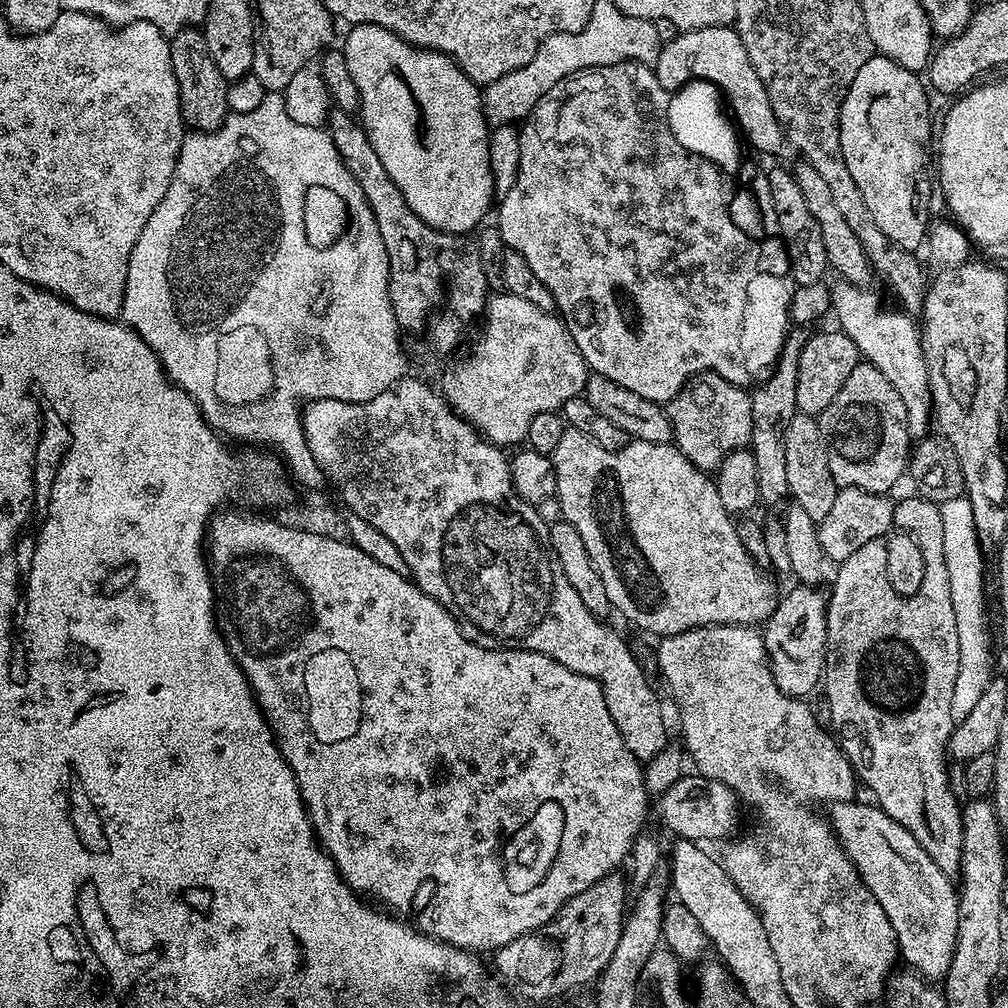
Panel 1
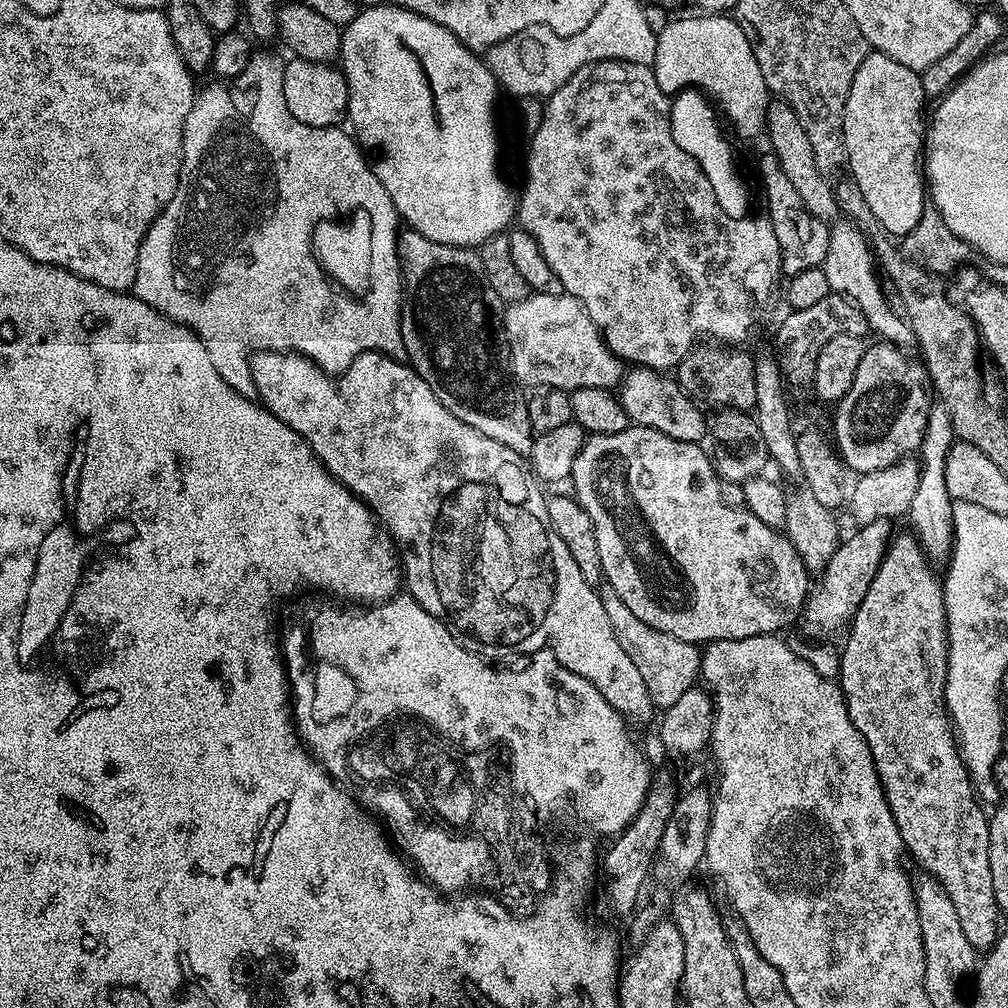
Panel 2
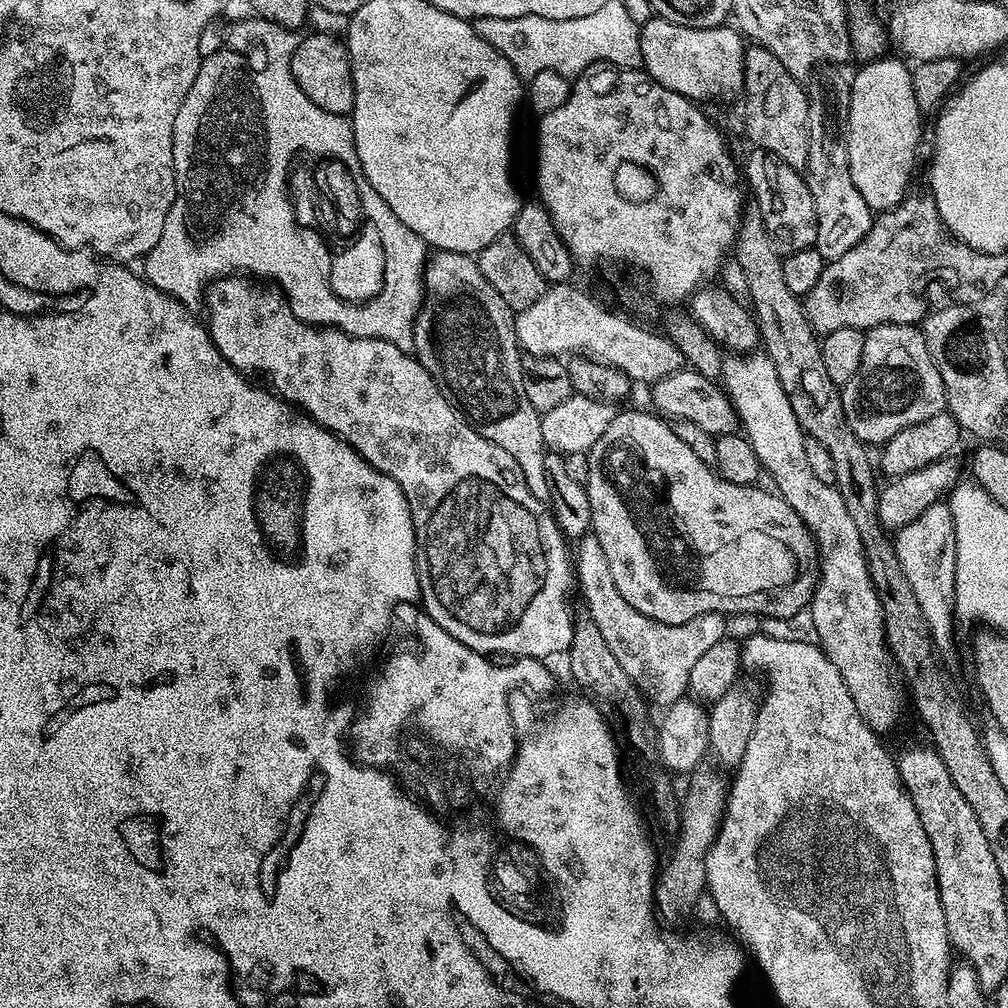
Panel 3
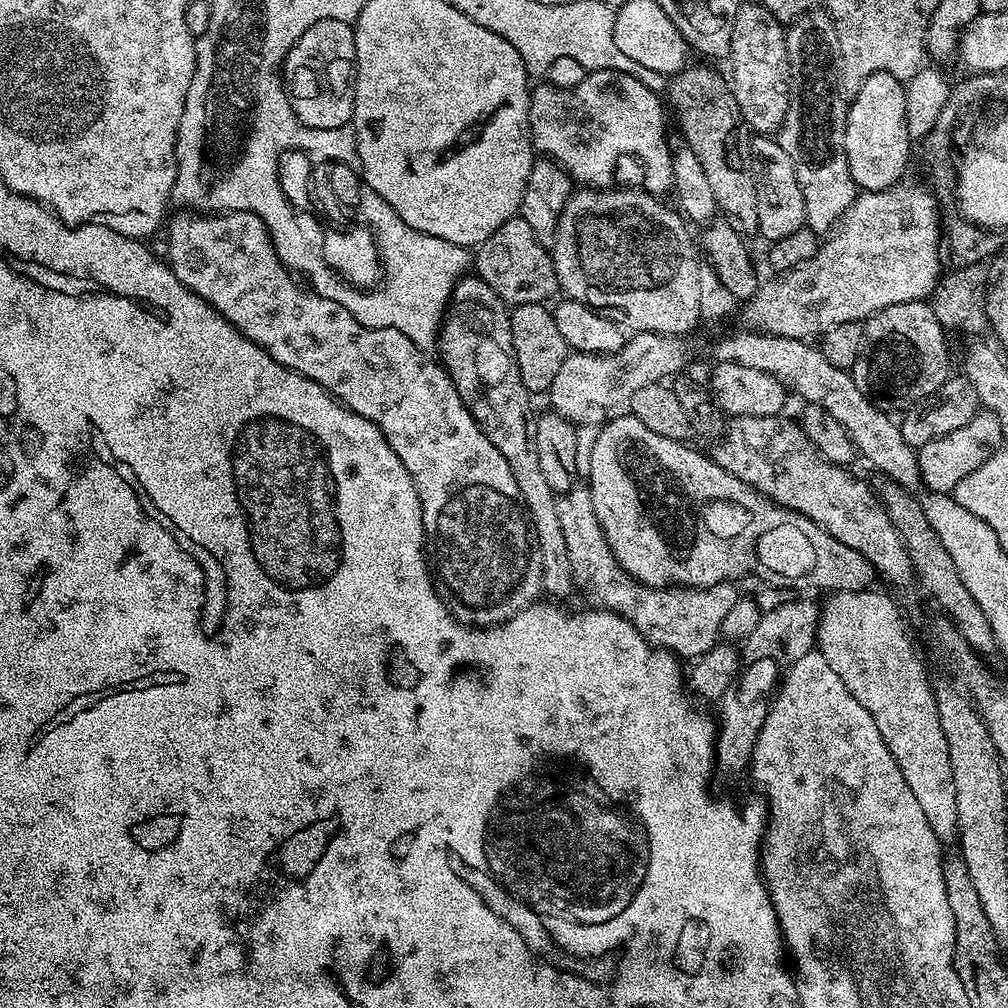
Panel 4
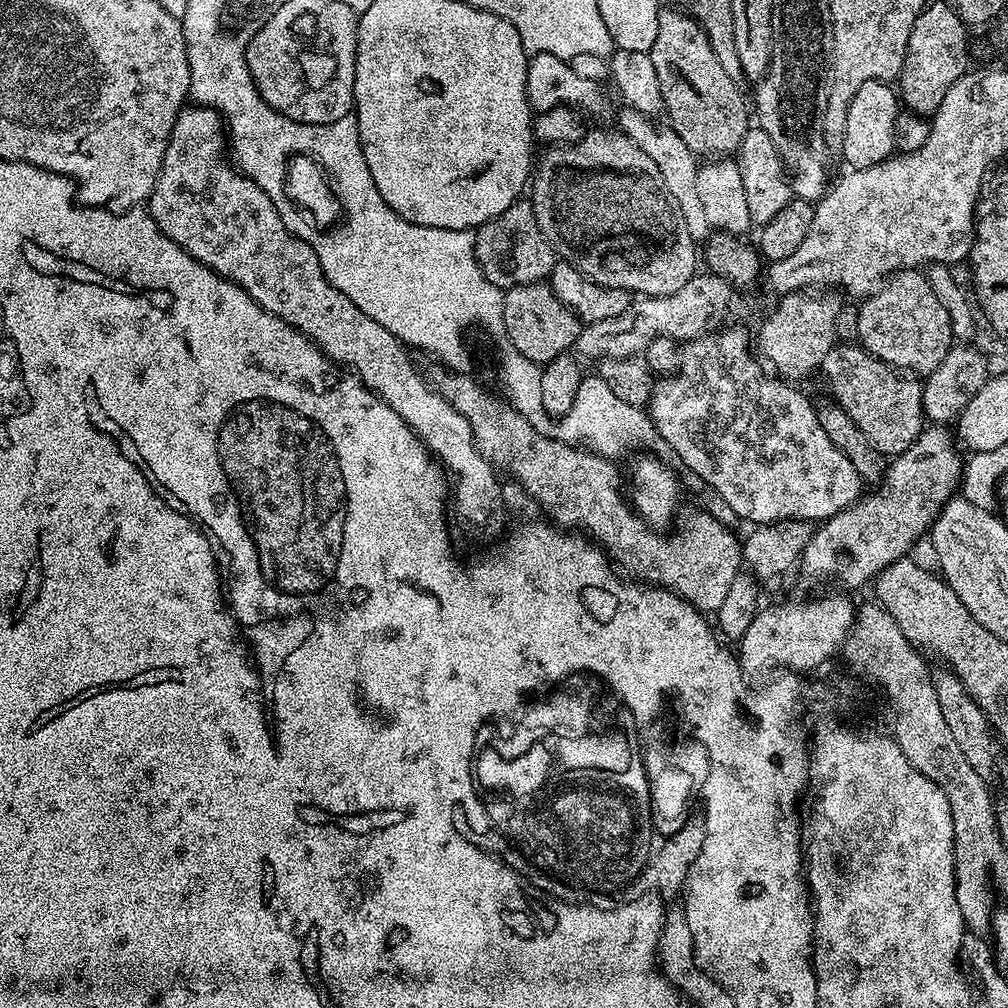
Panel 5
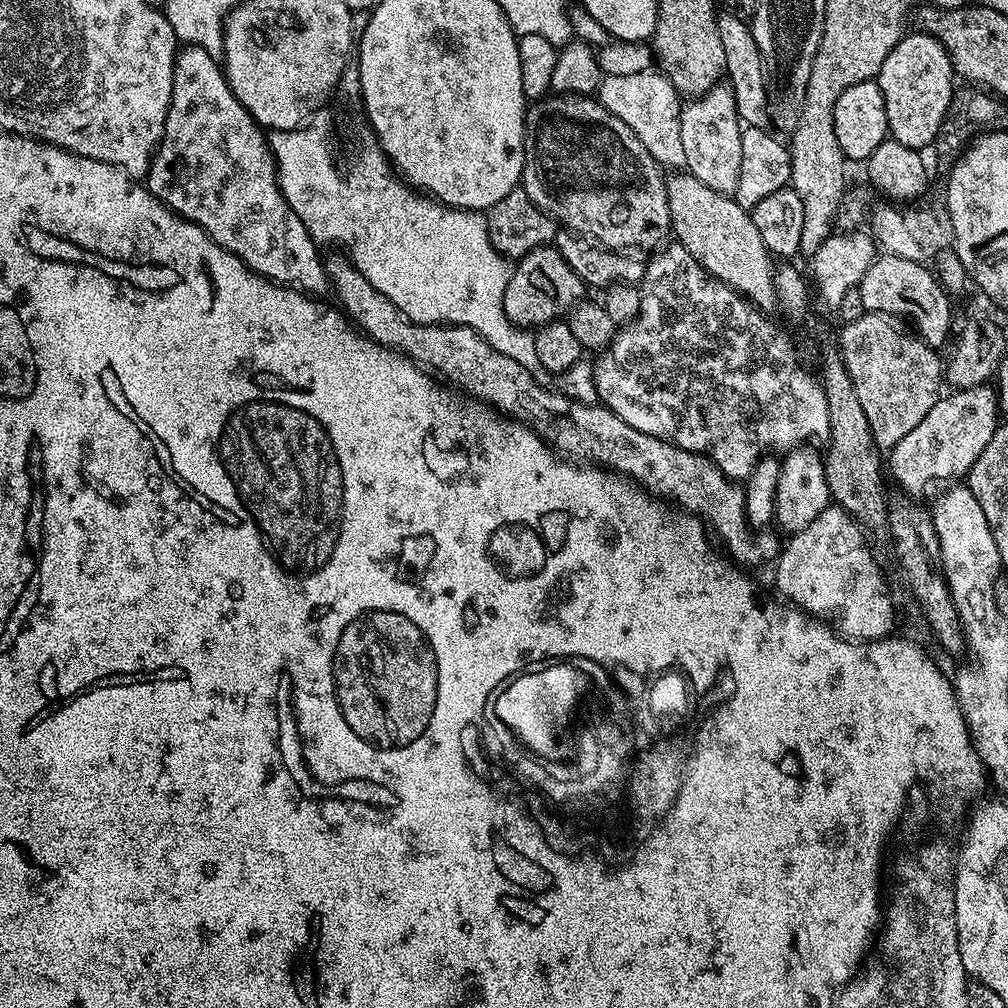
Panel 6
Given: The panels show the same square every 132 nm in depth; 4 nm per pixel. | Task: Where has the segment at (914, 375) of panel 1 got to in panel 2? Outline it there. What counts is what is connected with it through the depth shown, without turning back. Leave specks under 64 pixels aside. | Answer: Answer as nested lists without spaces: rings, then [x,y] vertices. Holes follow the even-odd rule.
[[[836,222],[831,225],[828,233],[828,249],[823,262],[826,282],[829,289],[837,297],[849,302],[854,302],[859,308],[864,320],[868,323],[869,329],[877,332],[879,339],[884,342],[891,342],[897,346],[904,346],[913,339],[912,329],[899,315],[892,313],[884,292],[880,289],[881,277],[874,267],[874,253],[870,247],[870,240],[861,229],[851,222]],[[873,268],[873,269],[872,269]],[[876,272],[877,276],[876,277]],[[880,279],[880,280],[879,280]],[[943,406],[933,407],[928,413],[922,445],[922,463],[918,490],[914,493],[914,502],[908,508],[907,519],[912,519],[911,531],[920,543],[920,549],[930,562],[947,561],[952,555],[952,506],[954,501],[946,490],[946,454],[952,449],[957,439],[952,419]]]

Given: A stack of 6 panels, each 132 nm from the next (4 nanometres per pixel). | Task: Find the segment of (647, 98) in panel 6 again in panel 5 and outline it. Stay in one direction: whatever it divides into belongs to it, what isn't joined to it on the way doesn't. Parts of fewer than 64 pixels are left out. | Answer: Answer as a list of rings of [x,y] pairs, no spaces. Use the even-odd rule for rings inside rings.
[[[624,106],[621,109],[620,124],[618,124],[619,131],[623,132],[625,136],[629,136],[642,151],[653,159],[658,172],[662,175],[663,182],[666,183],[666,188],[670,194],[674,195],[674,200],[678,202],[683,221],[686,222],[686,228],[692,240],[697,244],[707,241],[712,227],[708,217],[706,217],[703,203],[699,200],[697,186],[699,165],[696,154],[688,149],[686,142],[682,142],[682,138],[678,138],[678,134],[670,126],[659,128],[652,121],[655,119],[649,118],[637,108]]]

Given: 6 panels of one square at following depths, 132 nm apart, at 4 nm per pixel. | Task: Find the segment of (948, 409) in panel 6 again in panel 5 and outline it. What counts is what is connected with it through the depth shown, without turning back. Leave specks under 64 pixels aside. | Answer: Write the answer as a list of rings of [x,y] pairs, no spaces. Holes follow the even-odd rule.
[[[925,427],[919,438],[901,456],[895,457],[887,465],[886,475],[876,490],[880,492],[874,493],[873,496],[865,495],[852,507],[844,508],[829,520],[823,521],[813,531],[810,542],[804,547],[802,557],[802,568],[804,564],[805,574],[813,576],[816,580],[822,579],[823,576],[837,576],[846,587],[860,588],[895,560],[905,559],[911,553],[908,551],[915,546],[916,539],[923,532],[925,535],[931,529],[945,502],[957,495],[962,484],[962,456],[960,460],[959,451],[961,452],[961,449],[957,441],[947,427]]]

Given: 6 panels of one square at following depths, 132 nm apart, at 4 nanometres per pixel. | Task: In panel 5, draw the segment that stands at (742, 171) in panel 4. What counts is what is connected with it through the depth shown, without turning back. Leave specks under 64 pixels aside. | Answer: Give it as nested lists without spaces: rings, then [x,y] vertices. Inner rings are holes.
[[[675,6],[661,7],[658,38],[654,38],[650,55],[654,70],[658,73],[658,90],[662,90],[667,123],[676,131],[678,138],[682,138],[688,149],[700,158],[724,158],[735,153],[750,127],[750,104],[744,101],[740,93],[741,85],[732,80],[726,70],[722,70],[718,57],[714,55],[714,46],[710,46],[710,38],[706,38],[699,22]]]

